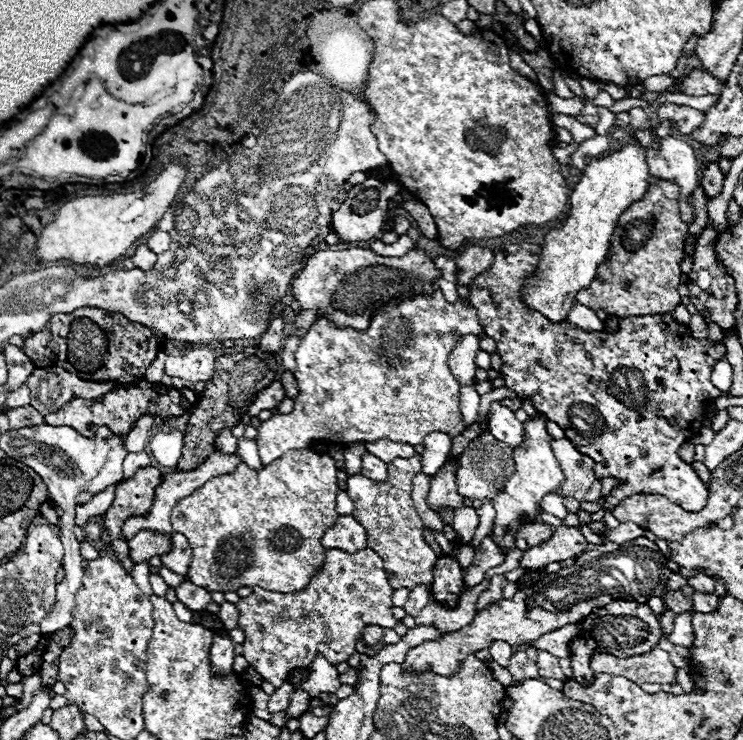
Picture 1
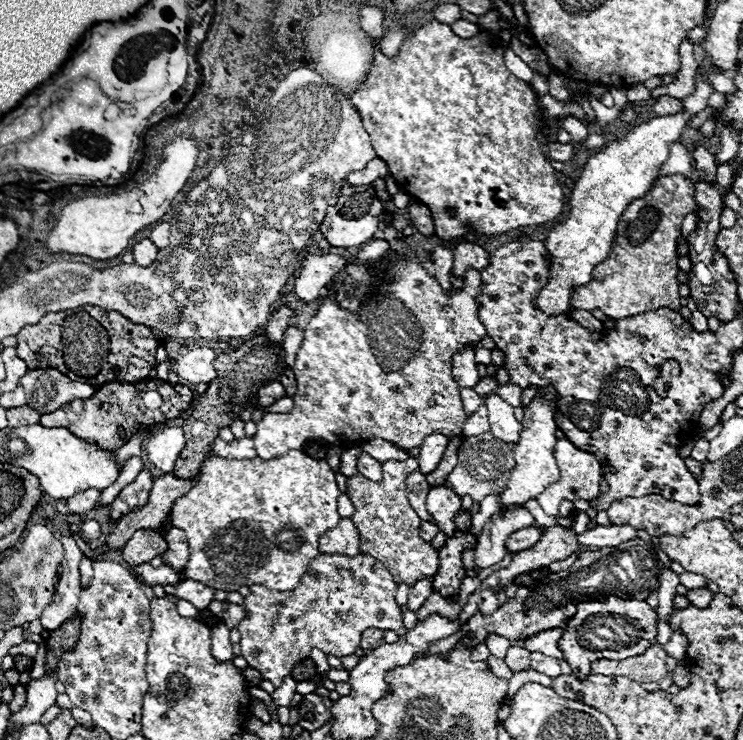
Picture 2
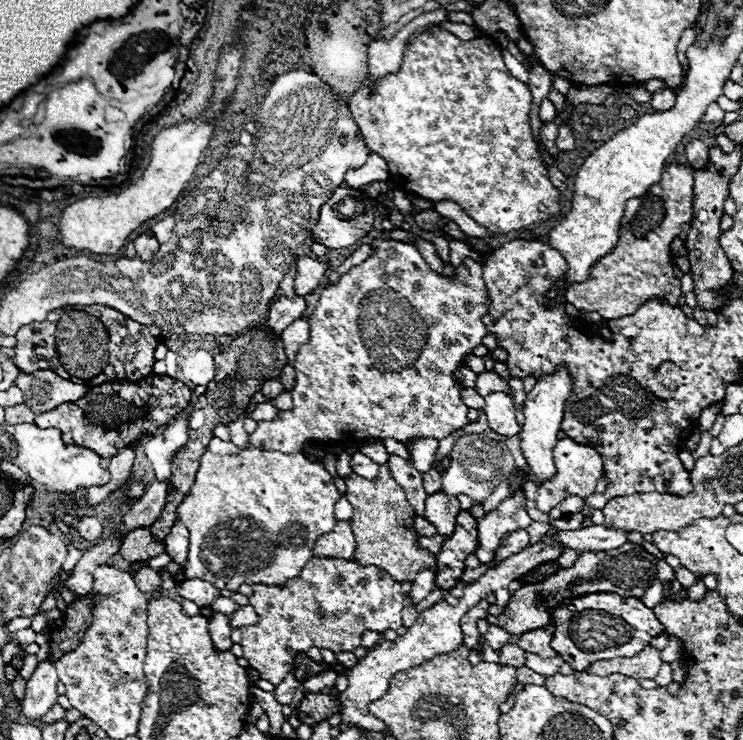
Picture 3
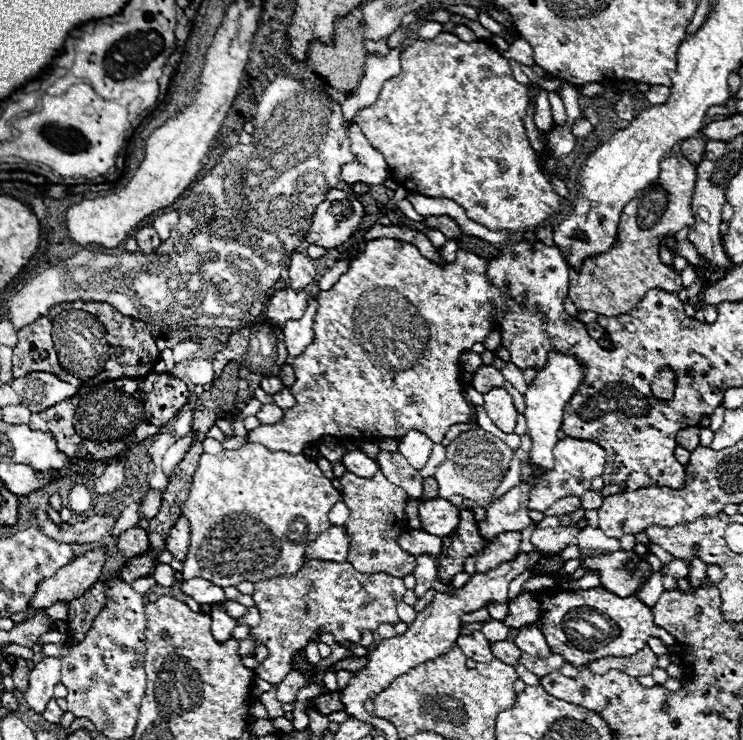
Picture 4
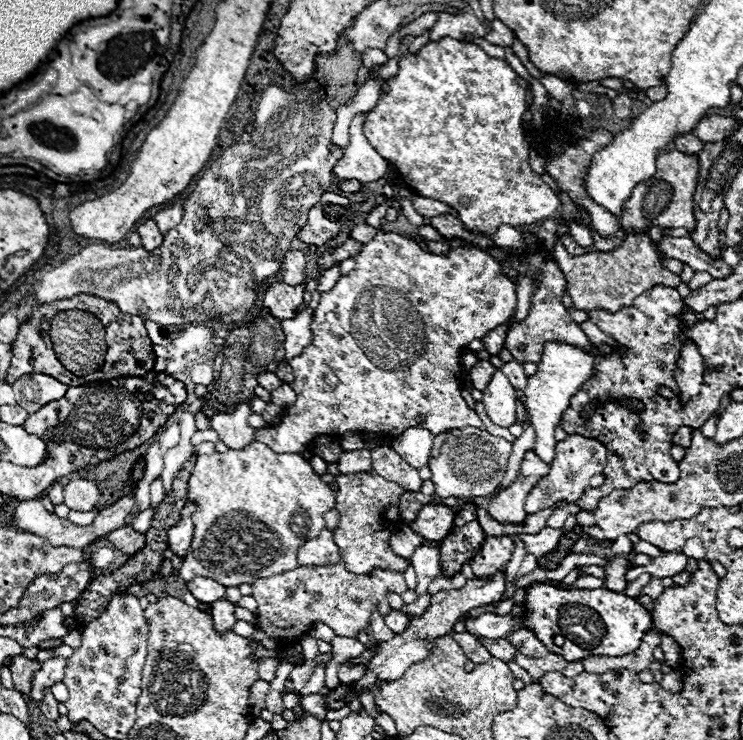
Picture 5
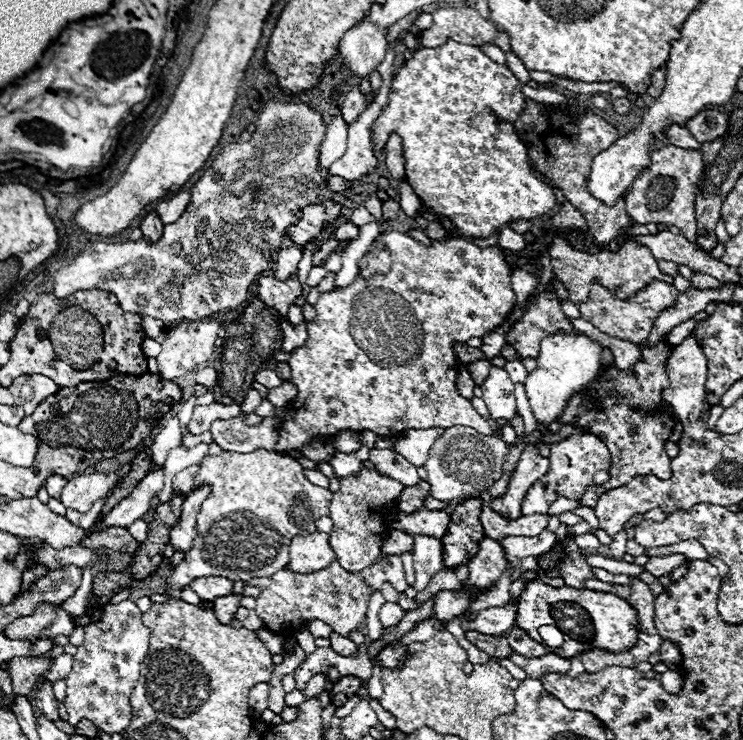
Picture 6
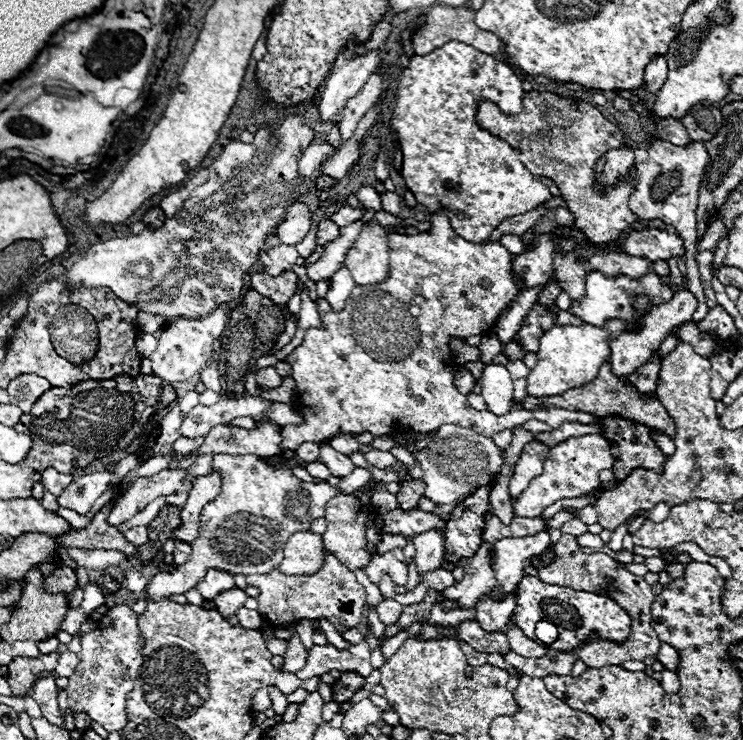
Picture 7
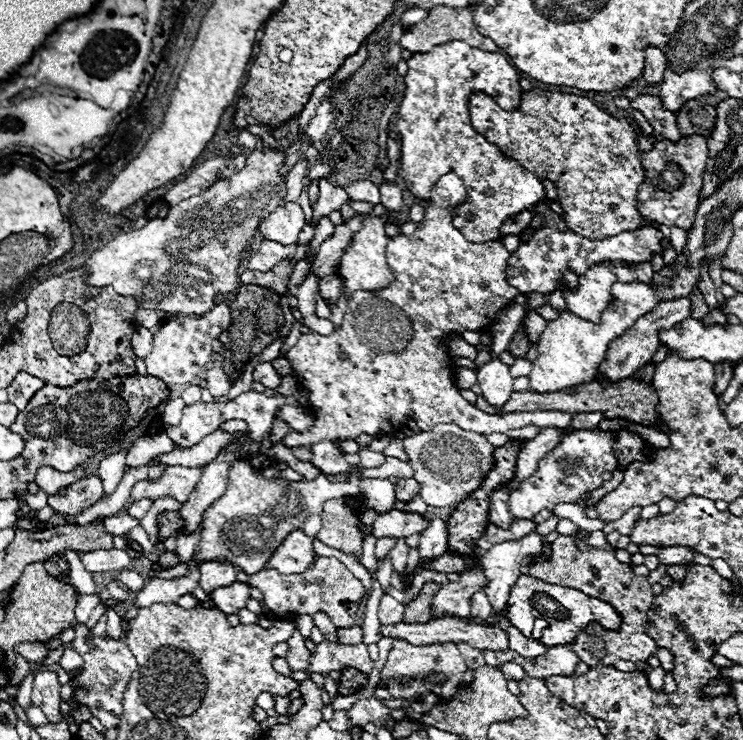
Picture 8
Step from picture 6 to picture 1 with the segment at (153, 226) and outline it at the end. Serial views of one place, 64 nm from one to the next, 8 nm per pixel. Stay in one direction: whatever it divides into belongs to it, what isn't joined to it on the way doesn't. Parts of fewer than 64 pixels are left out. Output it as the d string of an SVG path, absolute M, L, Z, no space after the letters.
M142 244L142 246L138 246L136 254L132 256L132 262L134 262L136 268L140 268L140 270L144 270L144 272L150 272L150 270L154 268L154 264L156 264L156 254L152 254L152 252L146 248L146 244Z

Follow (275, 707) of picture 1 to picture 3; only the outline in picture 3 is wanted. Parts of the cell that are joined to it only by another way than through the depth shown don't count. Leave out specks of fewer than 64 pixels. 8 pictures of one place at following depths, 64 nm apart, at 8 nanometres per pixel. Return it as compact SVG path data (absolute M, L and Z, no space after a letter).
M288 674L288 676L284 678L284 682L278 684L276 690L274 690L276 702L278 702L278 704L290 704L292 698L294 698L294 692L296 692L296 688L298 688L298 684L300 684L300 682L296 680L296 676L294 676L294 674Z

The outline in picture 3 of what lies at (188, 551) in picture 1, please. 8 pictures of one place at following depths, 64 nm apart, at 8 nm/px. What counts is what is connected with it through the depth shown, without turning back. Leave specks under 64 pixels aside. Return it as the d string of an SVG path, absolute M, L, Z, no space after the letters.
M176 522L170 530L170 534L164 540L166 544L166 554L172 558L176 564L184 564L188 558L188 530L180 522Z

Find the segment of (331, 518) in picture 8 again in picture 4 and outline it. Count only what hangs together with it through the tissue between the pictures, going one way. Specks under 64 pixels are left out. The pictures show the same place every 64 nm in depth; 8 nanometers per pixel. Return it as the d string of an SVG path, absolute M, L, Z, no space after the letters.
M380 470L374 478L358 478L346 472L338 480L342 482L342 500L350 508L346 528L352 542L346 560L358 572L386 572L396 578L412 574L416 568L416 556L408 554L398 544L398 538L410 530L406 518L406 492L400 486L392 484Z

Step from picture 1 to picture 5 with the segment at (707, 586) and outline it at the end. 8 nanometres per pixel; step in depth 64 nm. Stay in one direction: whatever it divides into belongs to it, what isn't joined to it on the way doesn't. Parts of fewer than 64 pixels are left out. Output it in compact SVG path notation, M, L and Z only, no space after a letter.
M662 554L658 558L654 558L652 564L648 566L638 566L628 574L628 581L635 581L642 573L652 574L658 578L666 578L666 576L676 576L680 574L688 564L688 556L684 554Z

